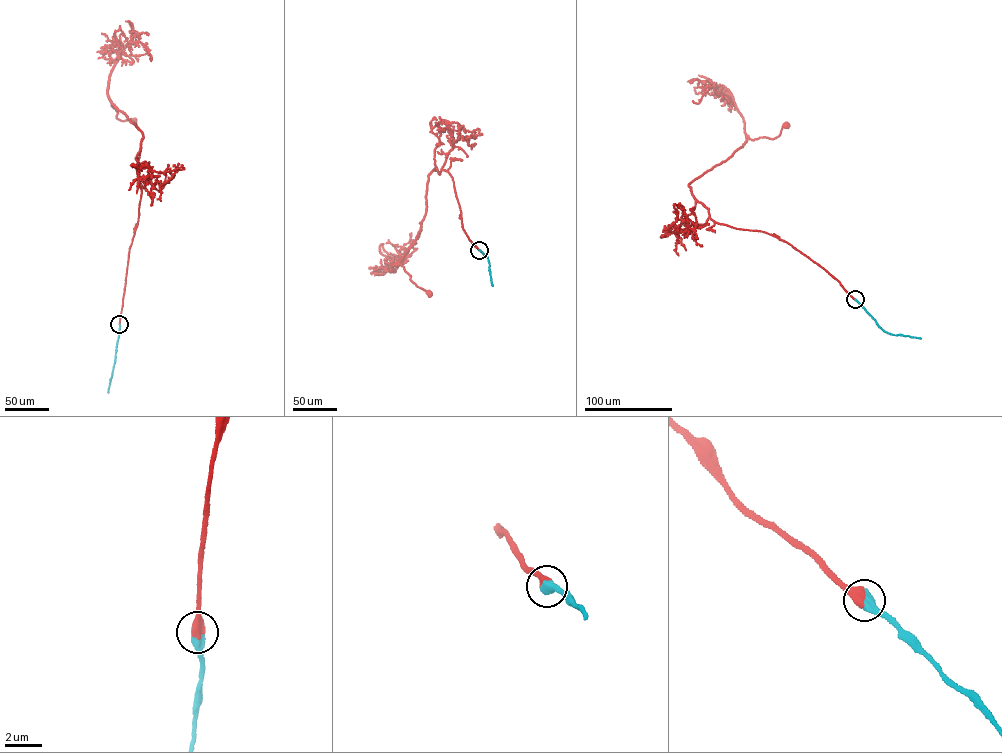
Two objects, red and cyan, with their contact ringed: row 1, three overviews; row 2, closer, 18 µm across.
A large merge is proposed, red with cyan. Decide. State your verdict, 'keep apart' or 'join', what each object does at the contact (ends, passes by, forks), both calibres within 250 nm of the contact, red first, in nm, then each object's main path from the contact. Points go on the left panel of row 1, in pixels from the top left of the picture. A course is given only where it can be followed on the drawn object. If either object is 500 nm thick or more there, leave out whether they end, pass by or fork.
join; calibres 550 and 600 nm; course red (119, 324), (129, 251), (139, 214), (141, 192), (137, 171), (143, 135), (108, 96), (117, 118), (134, 121); course cyan (119, 324), (108, 392)

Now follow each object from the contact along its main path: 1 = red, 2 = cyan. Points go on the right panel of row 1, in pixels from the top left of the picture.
1: (855, 299), (787, 242), (711, 219), (692, 193), (689, 183), (732, 155), (746, 136), (773, 139), (786, 125)
2: (855, 299), (885, 331), (921, 338)

